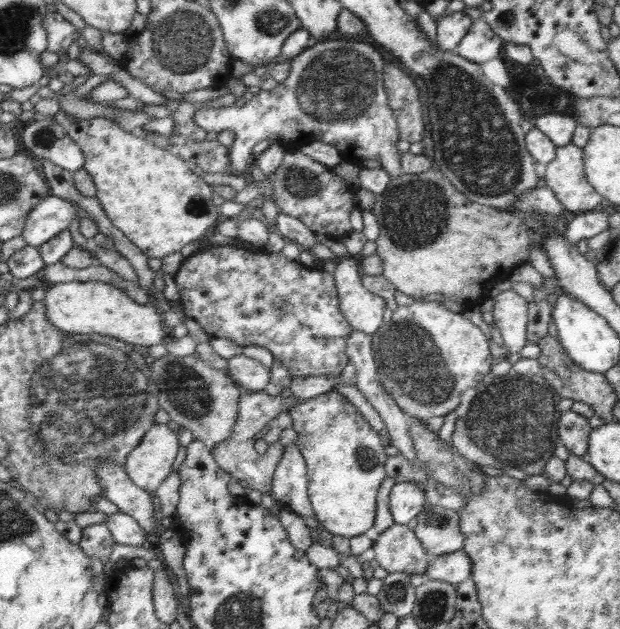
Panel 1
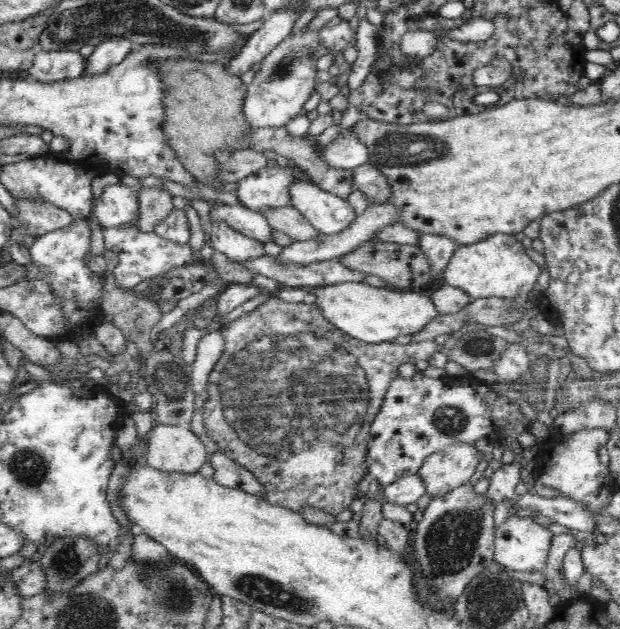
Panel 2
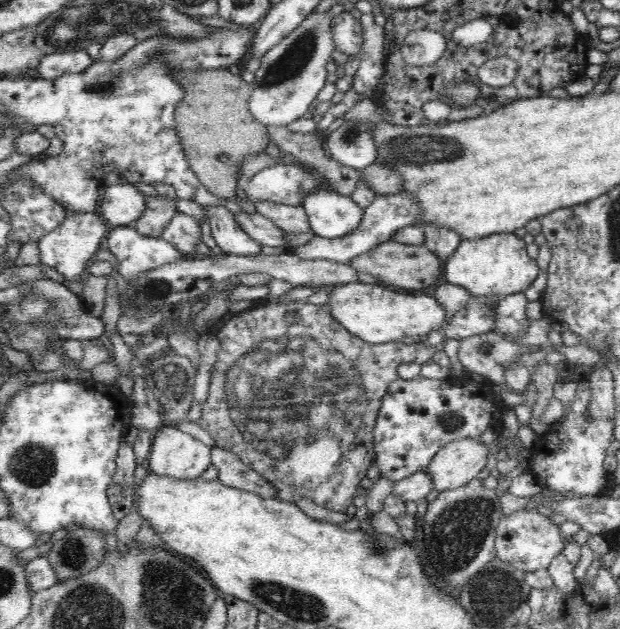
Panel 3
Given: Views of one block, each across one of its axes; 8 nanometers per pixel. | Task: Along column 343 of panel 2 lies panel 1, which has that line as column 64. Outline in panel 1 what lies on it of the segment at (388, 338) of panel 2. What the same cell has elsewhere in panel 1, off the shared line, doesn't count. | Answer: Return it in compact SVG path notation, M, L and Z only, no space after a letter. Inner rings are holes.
M72 281L47 284L46 296L44 296L42 303L46 305L46 315L48 315L50 323L54 323L54 326L62 331L73 332L77 335L96 333L114 337L131 345L140 344L146 347L160 344L169 336L167 326L162 322L162 317L160 317L160 313L158 313L158 309L154 305L140 304L128 296L126 291L112 287L111 284L102 281Z

